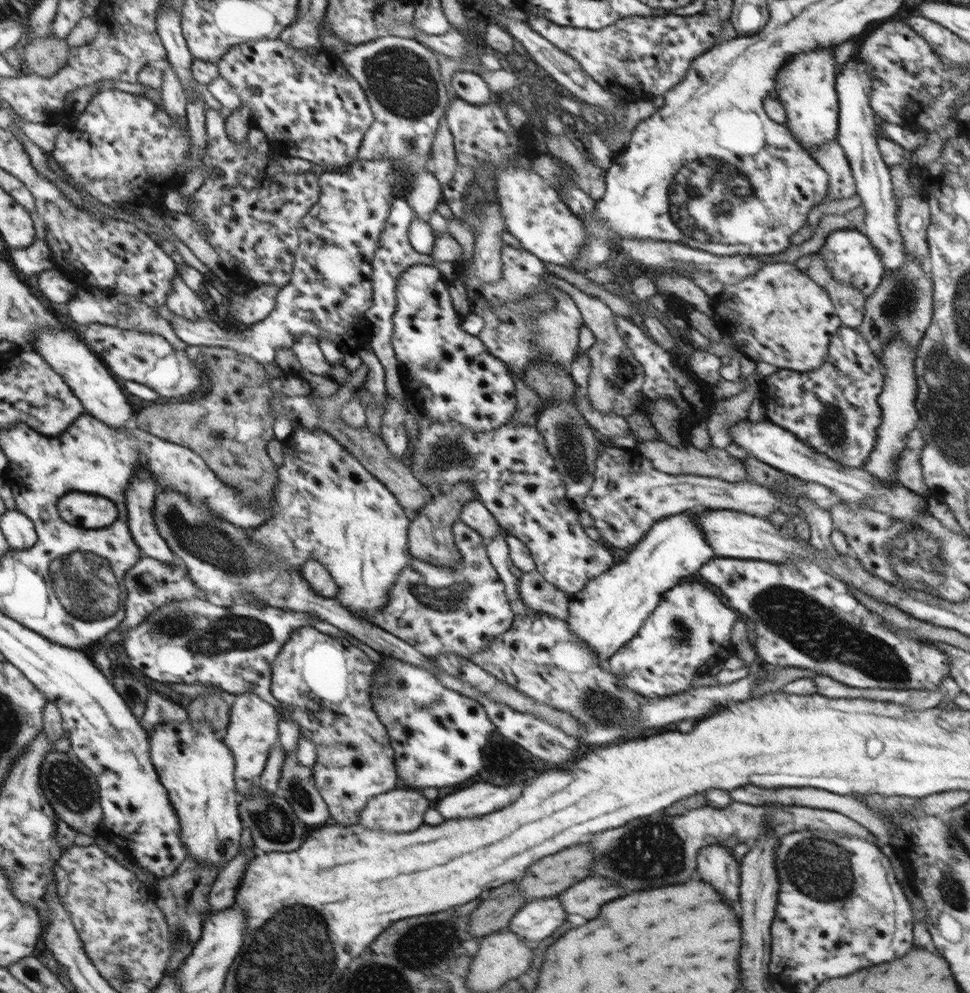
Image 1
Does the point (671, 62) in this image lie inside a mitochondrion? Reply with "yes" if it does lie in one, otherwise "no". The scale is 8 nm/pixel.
no

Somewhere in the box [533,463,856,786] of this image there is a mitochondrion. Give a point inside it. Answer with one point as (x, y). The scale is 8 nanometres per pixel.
(604, 709)

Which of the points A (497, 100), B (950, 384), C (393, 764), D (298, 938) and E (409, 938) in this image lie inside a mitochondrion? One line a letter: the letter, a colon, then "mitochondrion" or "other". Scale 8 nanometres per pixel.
A: other
B: mitochondrion
C: other
D: mitochondrion
E: mitochondrion

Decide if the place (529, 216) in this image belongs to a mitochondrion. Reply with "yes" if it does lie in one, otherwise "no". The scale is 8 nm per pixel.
no

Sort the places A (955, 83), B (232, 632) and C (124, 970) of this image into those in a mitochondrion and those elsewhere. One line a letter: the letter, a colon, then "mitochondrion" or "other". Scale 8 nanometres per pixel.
A: mitochondrion
B: mitochondrion
C: mitochondrion

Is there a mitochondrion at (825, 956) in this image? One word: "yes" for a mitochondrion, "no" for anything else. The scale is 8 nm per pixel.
no

